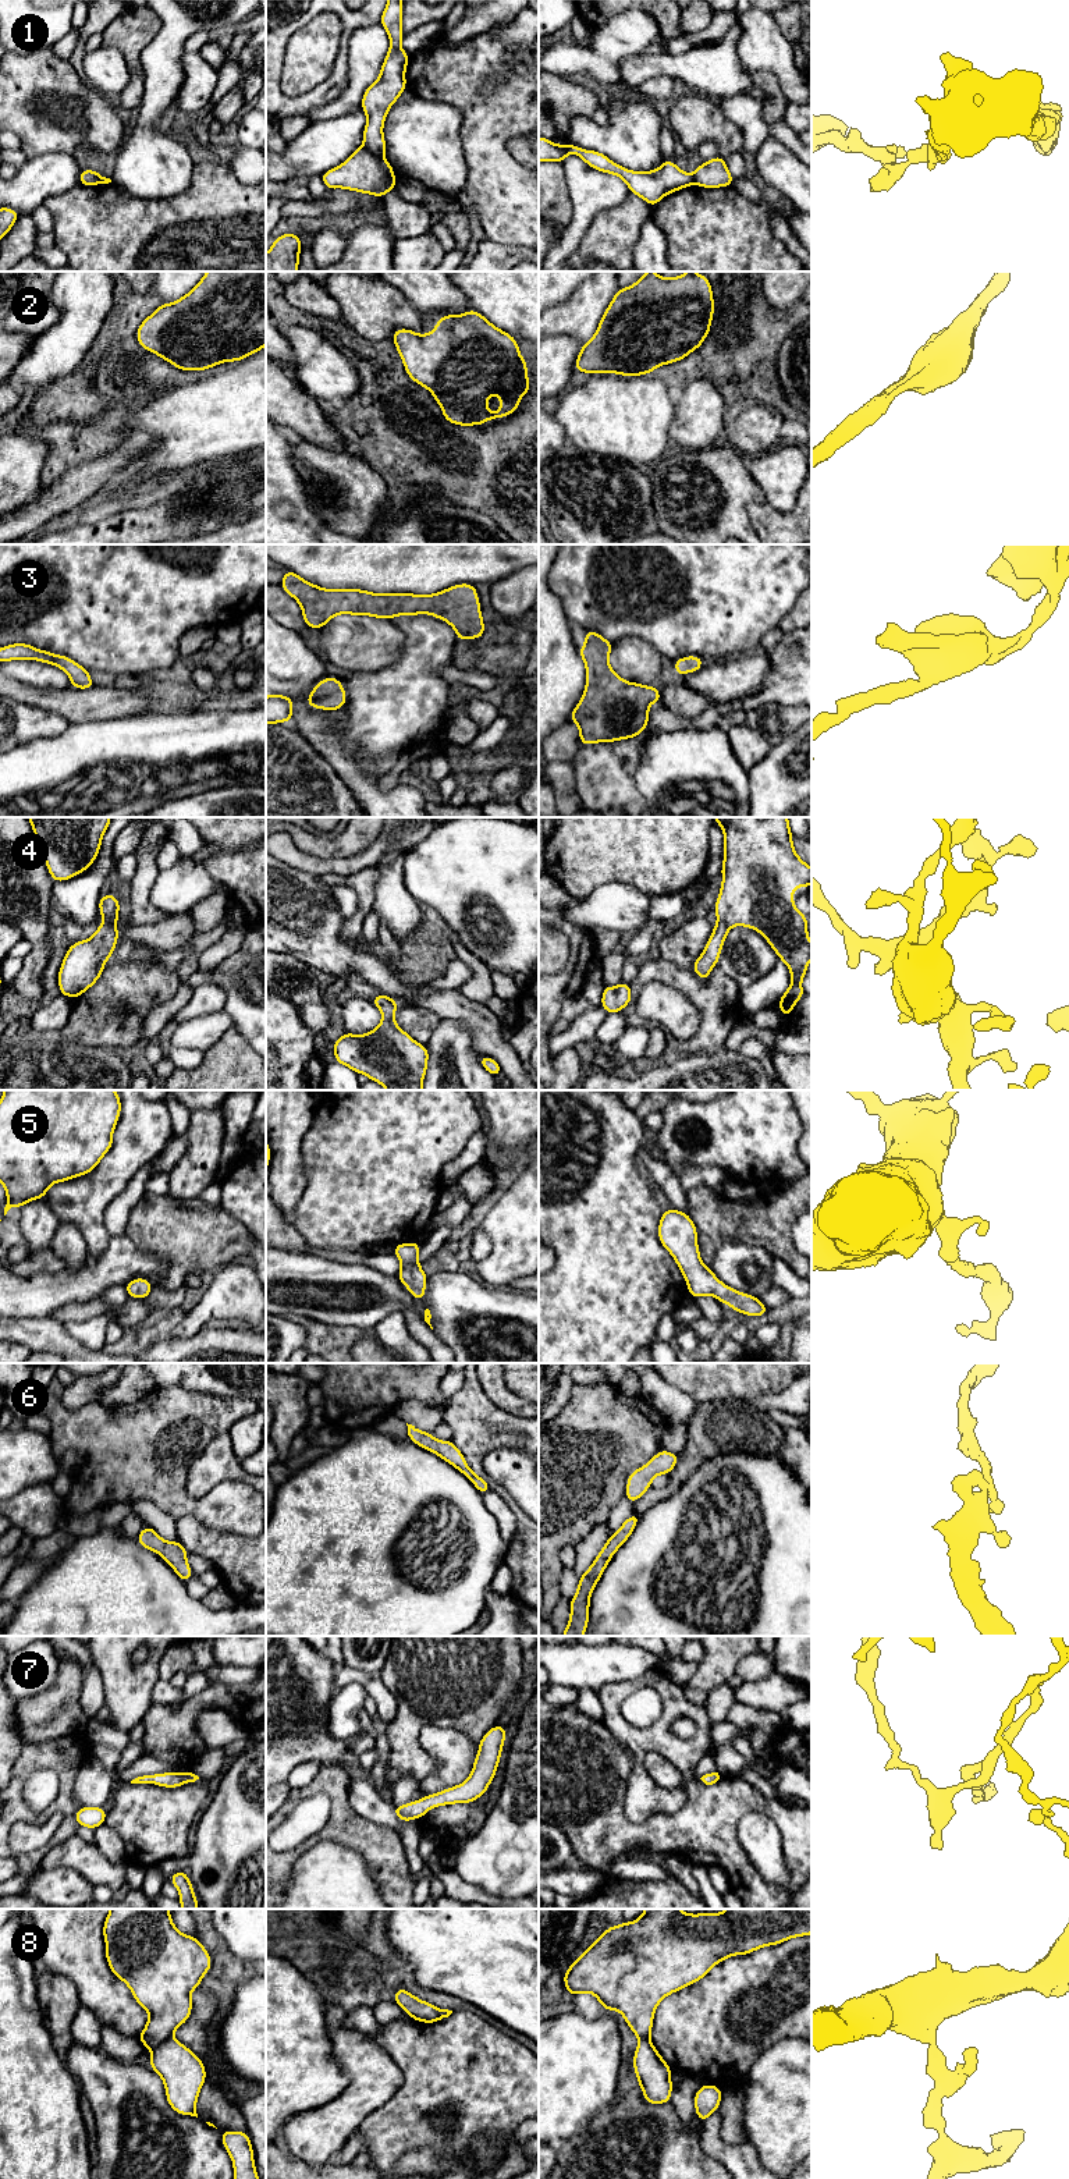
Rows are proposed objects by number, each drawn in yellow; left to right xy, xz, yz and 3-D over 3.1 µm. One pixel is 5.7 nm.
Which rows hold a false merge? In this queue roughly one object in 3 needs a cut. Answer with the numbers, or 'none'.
1, 8

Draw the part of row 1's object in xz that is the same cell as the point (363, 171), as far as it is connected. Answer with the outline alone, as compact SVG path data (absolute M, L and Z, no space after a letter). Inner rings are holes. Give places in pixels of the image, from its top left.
M363 146L356 149L342 164L324 171L320 177L327 189L344 188L379 198L397 187L391 164L383 156L376 156Z

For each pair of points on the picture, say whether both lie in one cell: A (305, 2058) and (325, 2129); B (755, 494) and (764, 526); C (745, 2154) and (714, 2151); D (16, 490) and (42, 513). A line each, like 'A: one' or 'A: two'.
A: two
B: two
C: one
D: two

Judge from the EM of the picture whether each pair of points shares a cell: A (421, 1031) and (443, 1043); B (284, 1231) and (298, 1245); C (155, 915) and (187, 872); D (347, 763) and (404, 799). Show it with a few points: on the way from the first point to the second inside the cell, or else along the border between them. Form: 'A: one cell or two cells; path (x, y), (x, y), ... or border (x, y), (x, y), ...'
A: two cells; border (441, 1019), (425, 1044)
B: one cell; path (287, 1234), (295, 1242)
C: two cells; border (159, 875), (151, 890), (151, 901), (169, 915)
D: one cell; path (361, 777), (383, 799), (390, 799)

